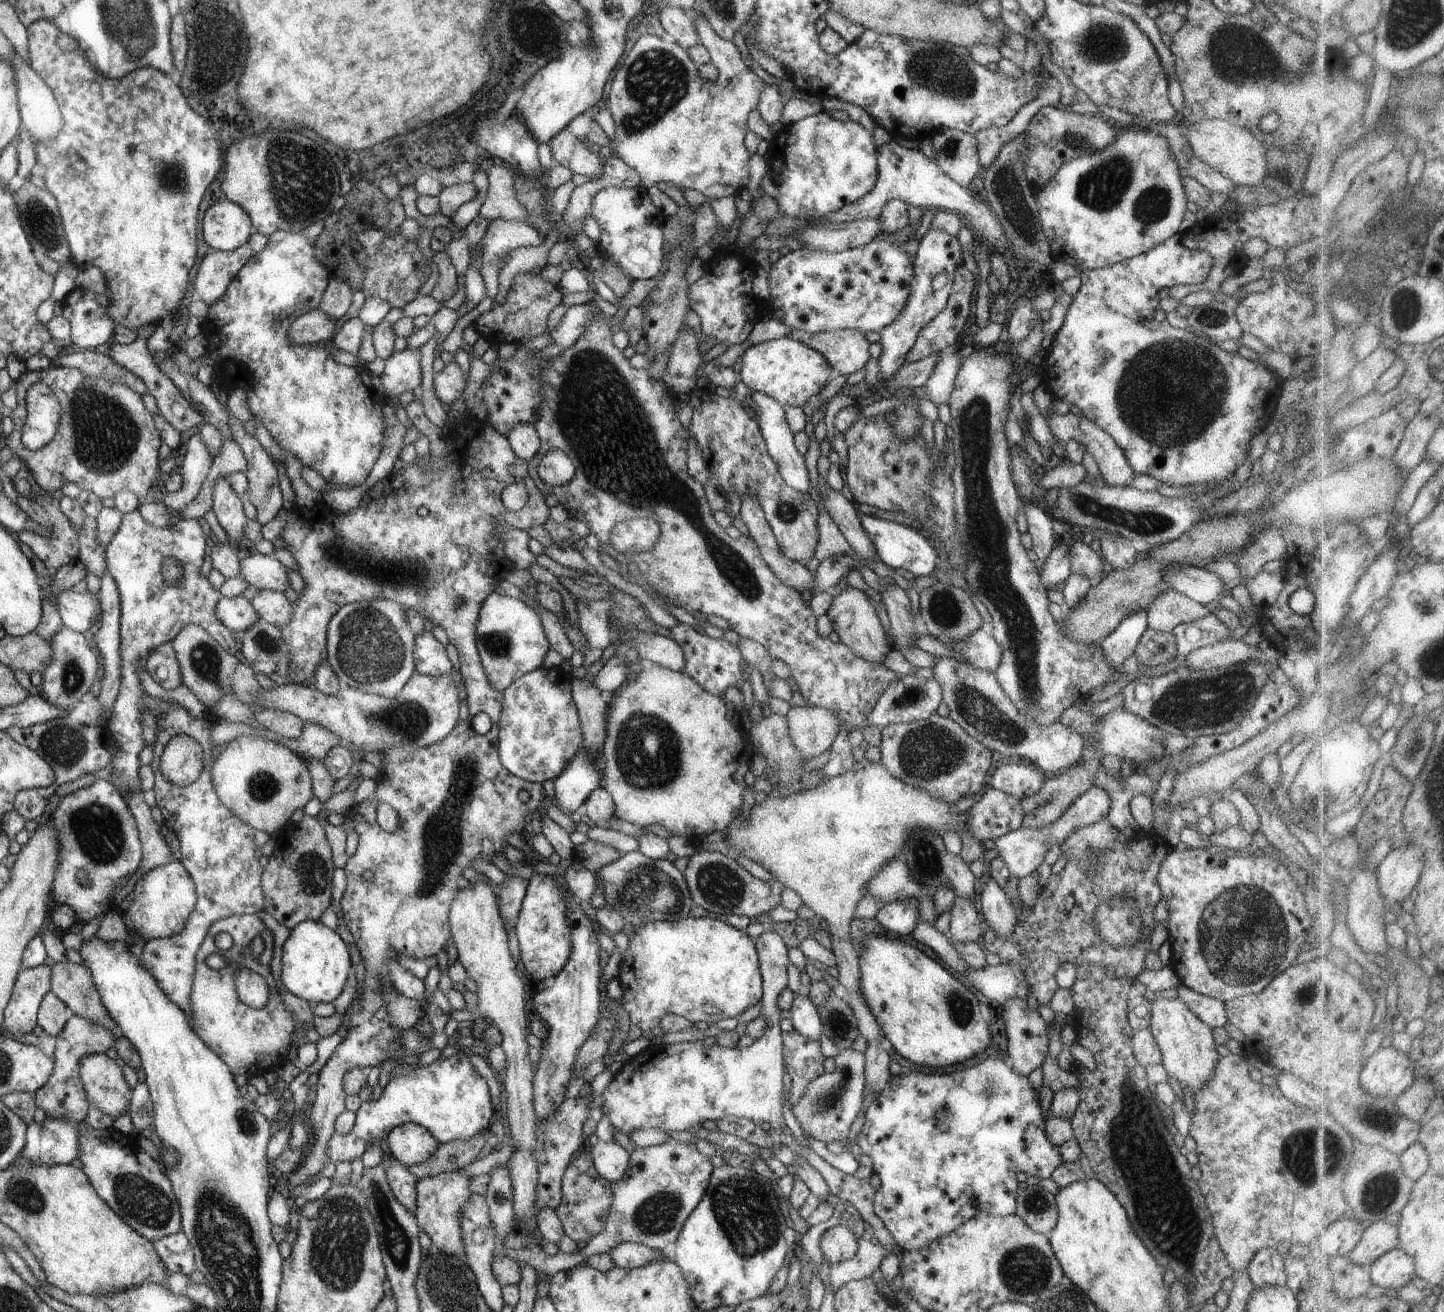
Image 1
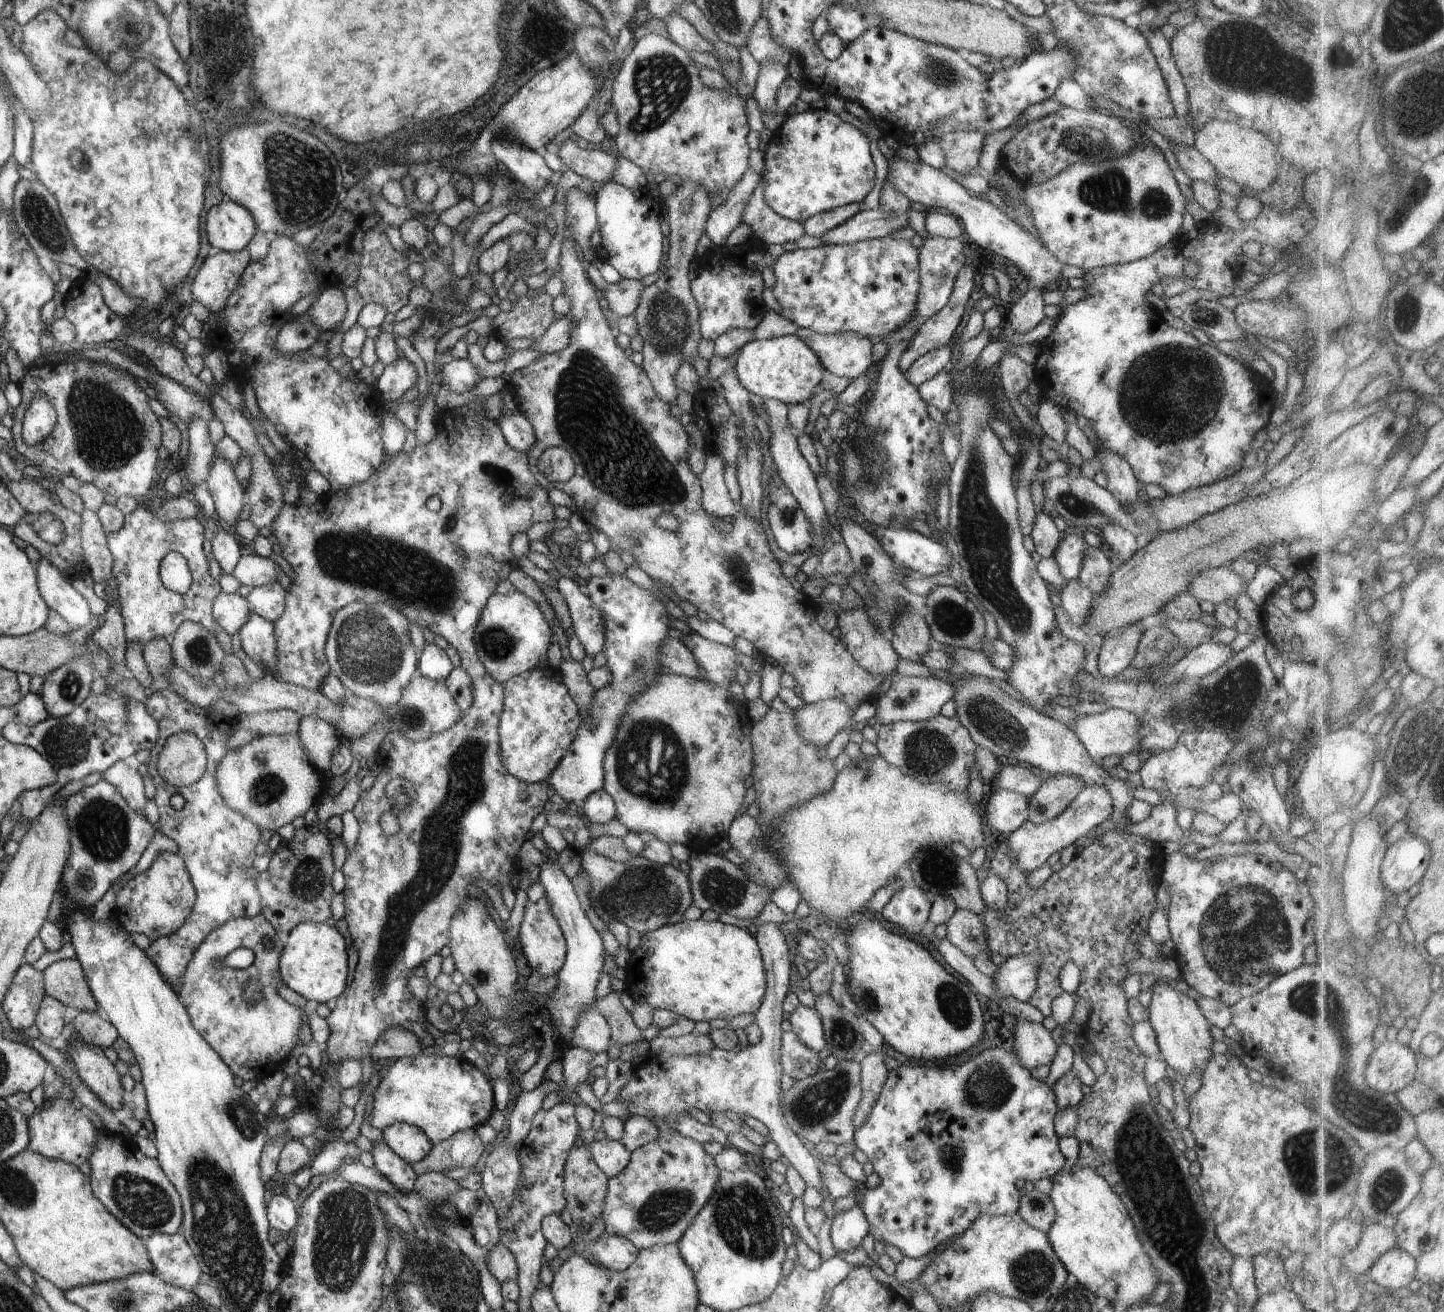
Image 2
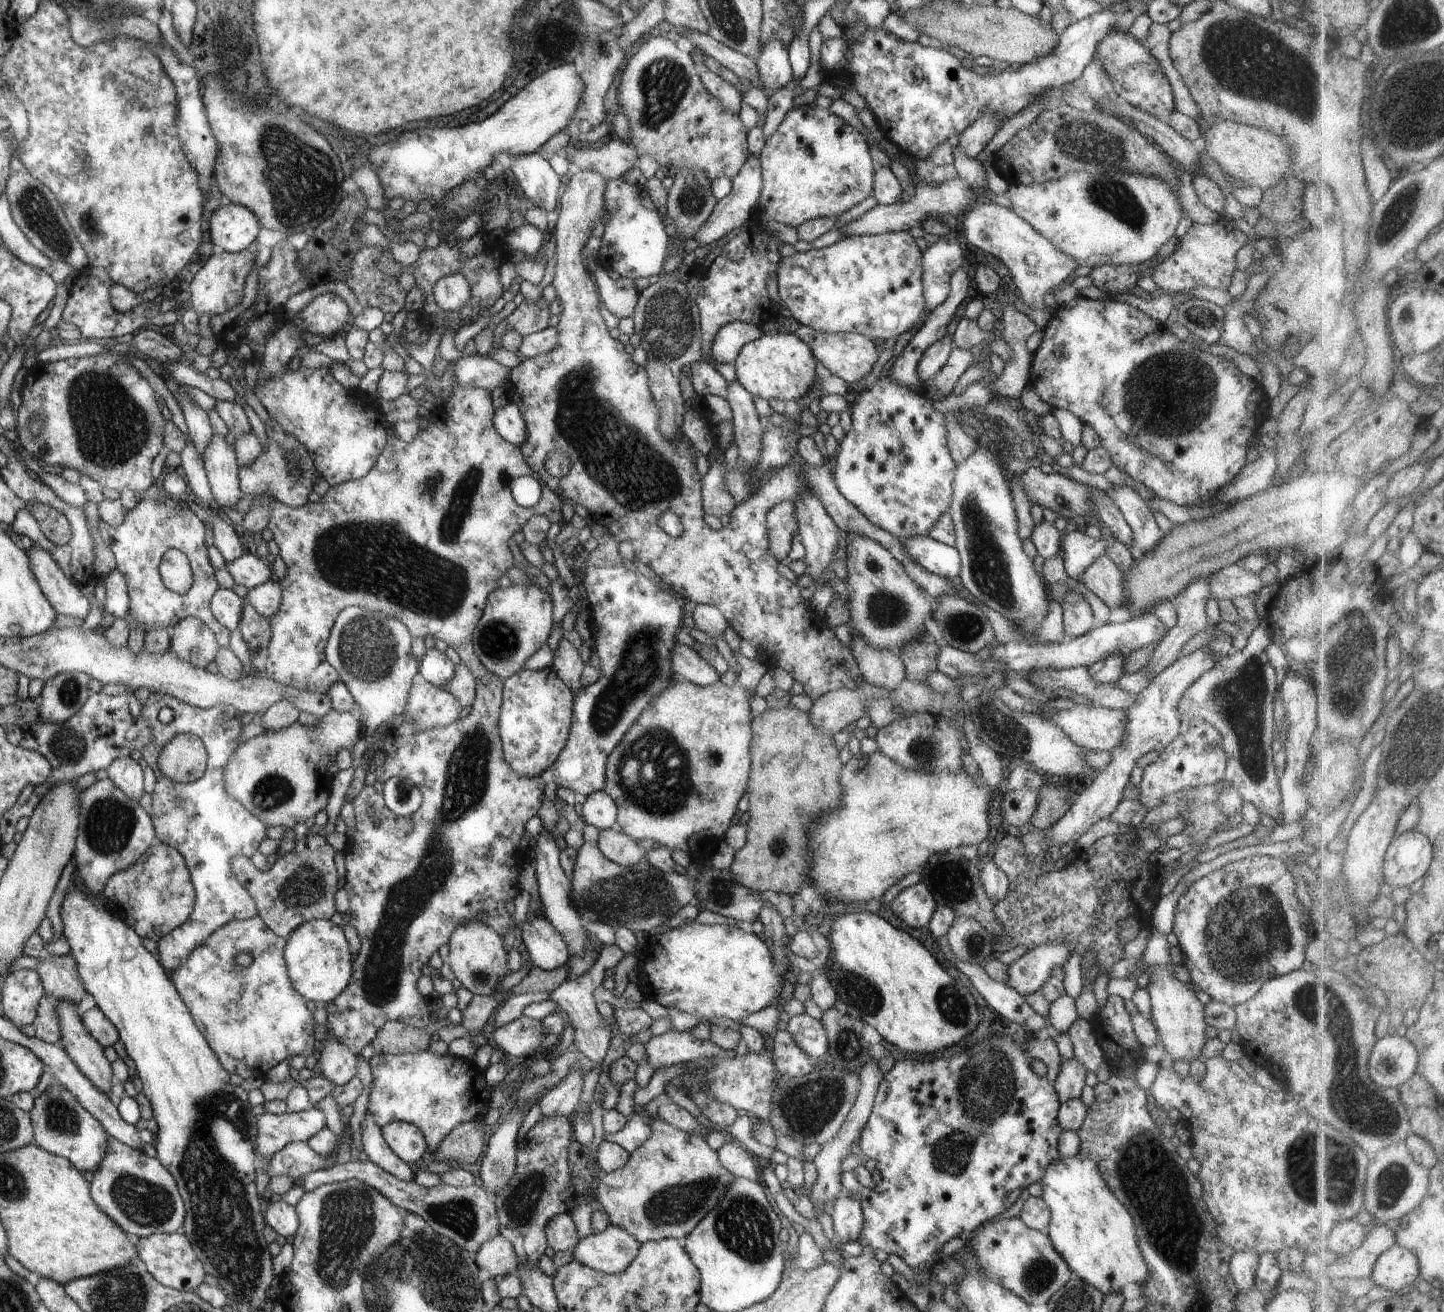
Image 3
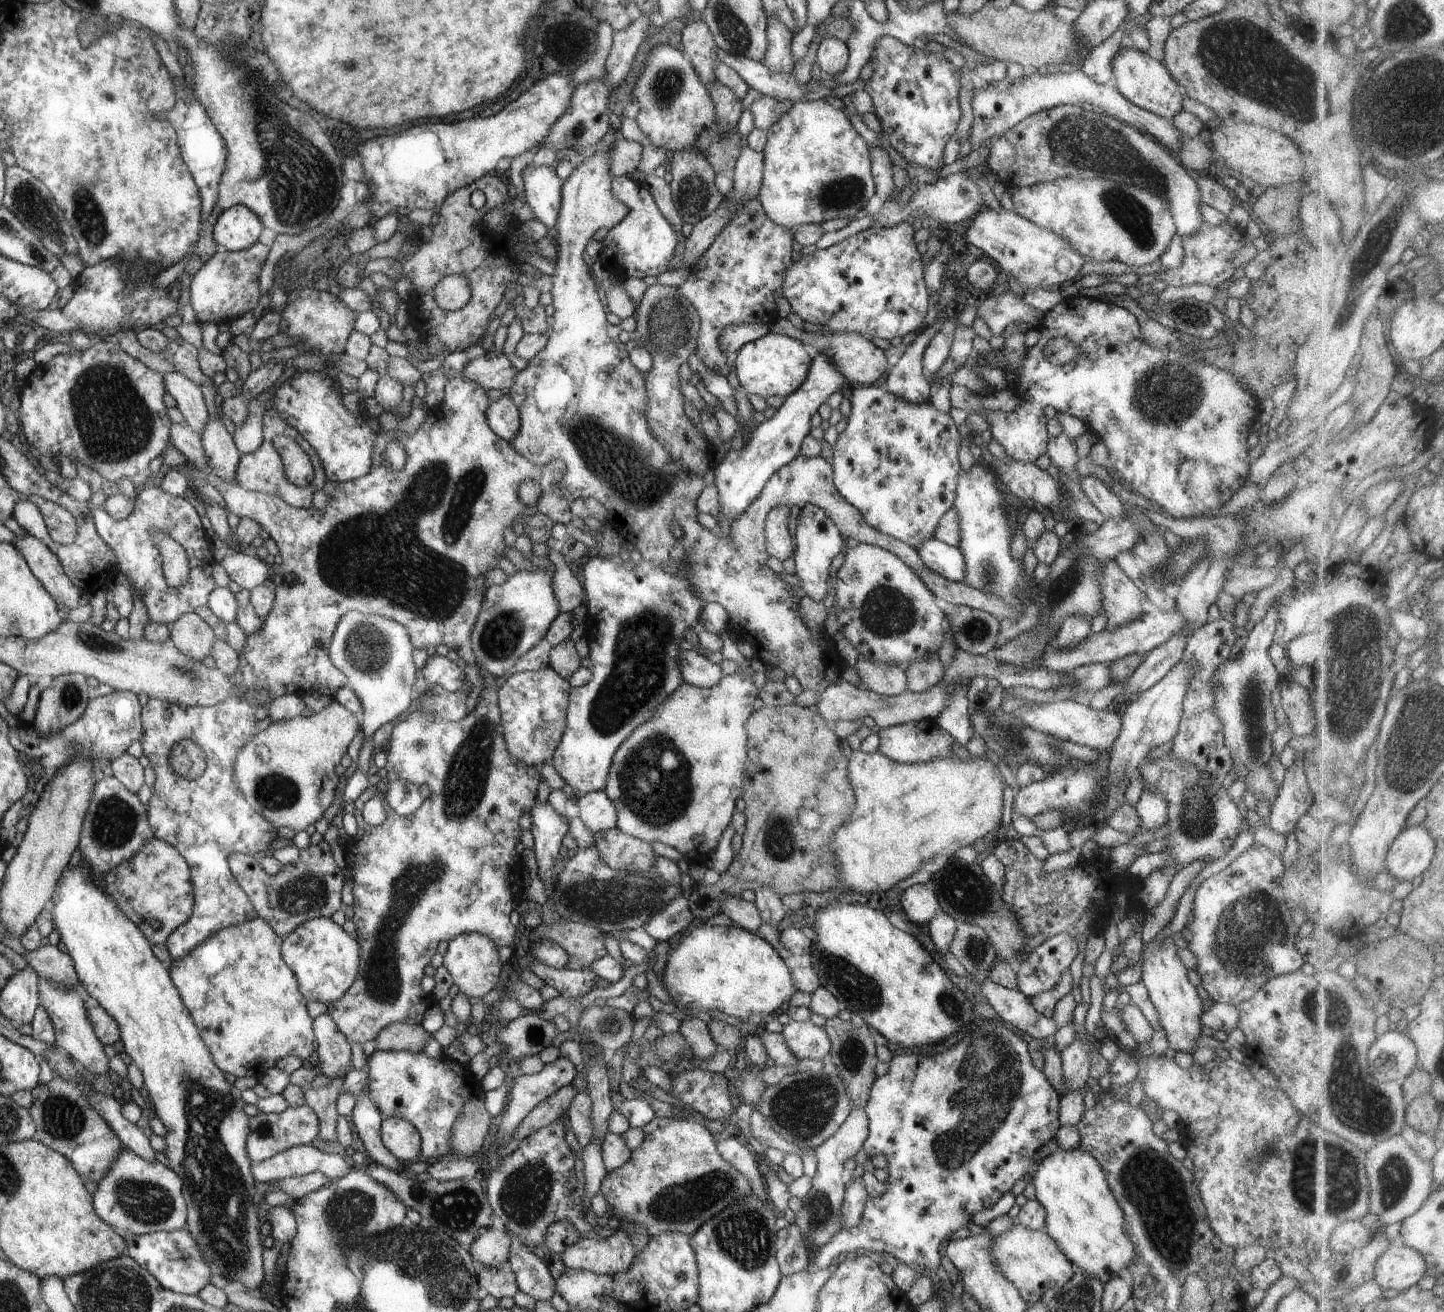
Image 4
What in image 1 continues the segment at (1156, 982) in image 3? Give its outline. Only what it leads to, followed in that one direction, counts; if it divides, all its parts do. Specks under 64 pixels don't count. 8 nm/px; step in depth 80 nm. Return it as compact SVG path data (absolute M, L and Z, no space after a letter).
M1157 998L1151 1001L1150 1031L1161 1053L1161 1064L1174 1080L1180 1082L1184 1090L1194 1094L1210 1080L1219 1054L1213 1038L1213 1029L1200 1018L1181 999Z

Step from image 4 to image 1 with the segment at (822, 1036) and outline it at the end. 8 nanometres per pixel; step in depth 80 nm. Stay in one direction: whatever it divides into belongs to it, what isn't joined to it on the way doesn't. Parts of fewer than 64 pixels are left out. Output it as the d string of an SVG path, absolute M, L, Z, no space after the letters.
M794 994L791 1011L794 1030L814 1042L820 1042L823 1033L821 1017L810 998L807 995Z

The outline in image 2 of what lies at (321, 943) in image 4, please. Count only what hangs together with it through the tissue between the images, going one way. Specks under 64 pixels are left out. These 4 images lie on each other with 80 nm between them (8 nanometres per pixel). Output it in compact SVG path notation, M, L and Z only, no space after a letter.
M302 922L288 933L288 940L284 941L281 956L282 980L284 980L289 993L298 1000L305 1002L314 1000L318 1003L331 1004L332 998L338 998L346 991L348 956L344 936L336 930L335 926L328 926L328 923Z

